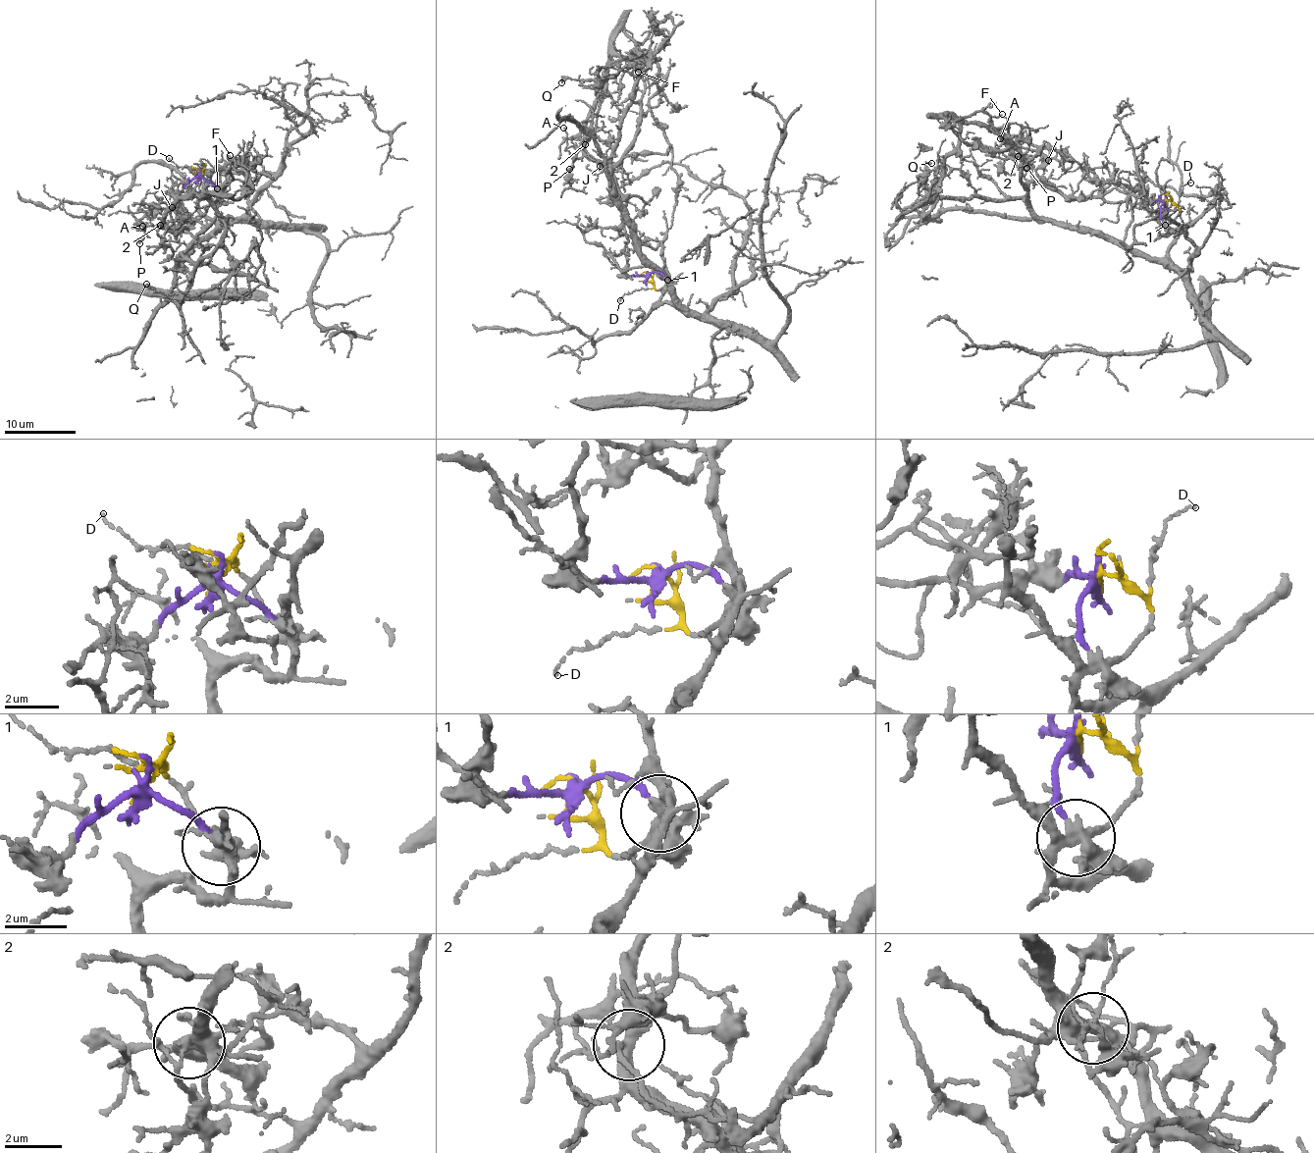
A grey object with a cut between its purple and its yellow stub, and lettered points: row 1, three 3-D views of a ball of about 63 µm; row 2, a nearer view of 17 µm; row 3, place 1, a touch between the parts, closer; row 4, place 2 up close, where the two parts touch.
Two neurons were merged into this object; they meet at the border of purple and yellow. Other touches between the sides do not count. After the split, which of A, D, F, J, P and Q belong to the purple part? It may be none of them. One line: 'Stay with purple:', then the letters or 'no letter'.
Stay with purple: A, J, P, Q

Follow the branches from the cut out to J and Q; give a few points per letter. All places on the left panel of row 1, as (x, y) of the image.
J: (199, 174), (185, 183), (178, 194), (188, 228), (180, 223), (179, 210), (172, 207)
Q: (199, 174), (178, 194), (188, 228), (159, 227), (169, 204), (199, 194), (225, 229), (183, 294), (147, 284)

